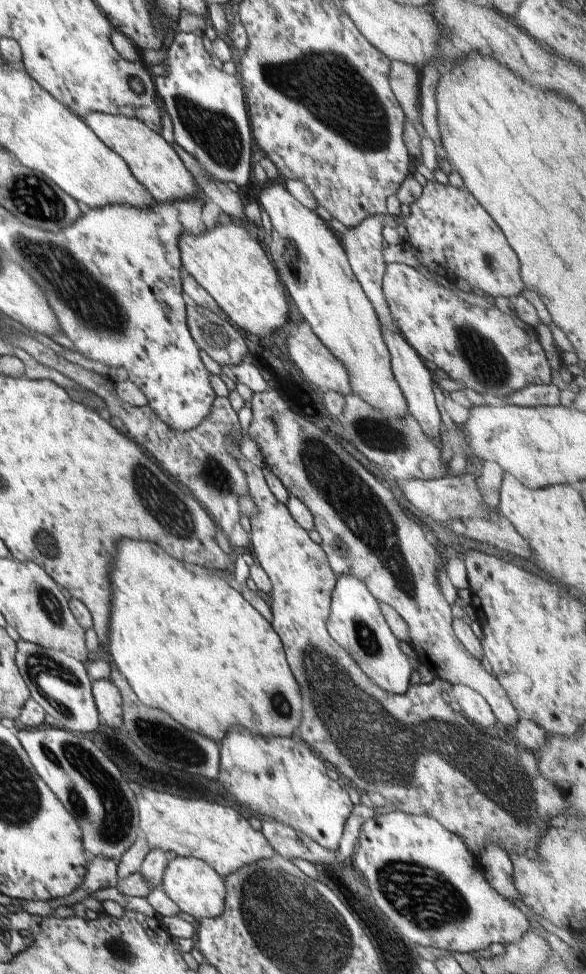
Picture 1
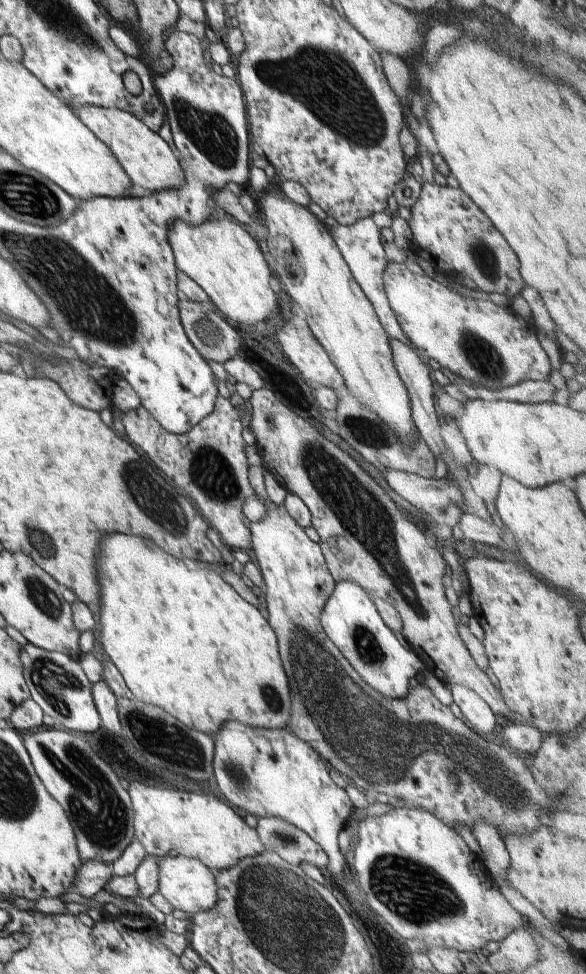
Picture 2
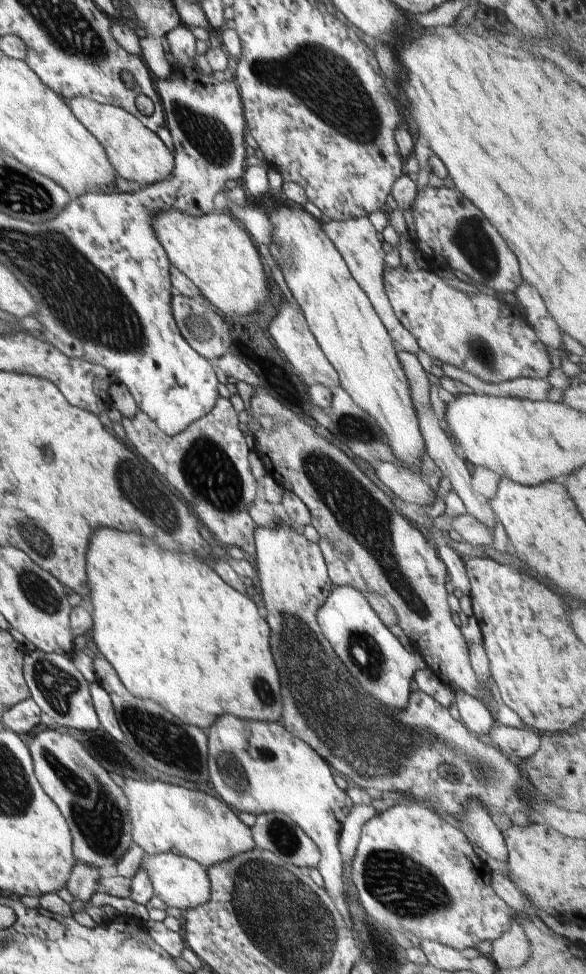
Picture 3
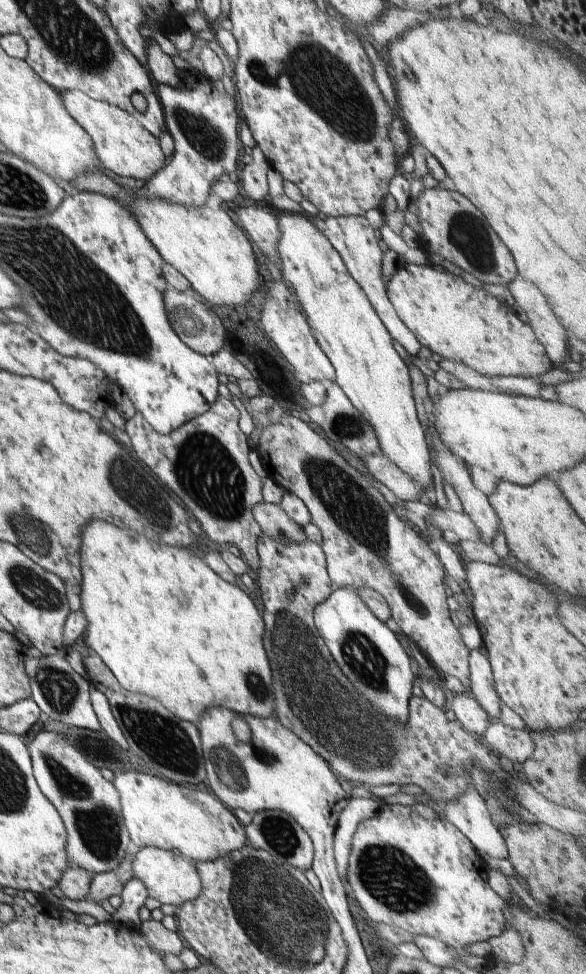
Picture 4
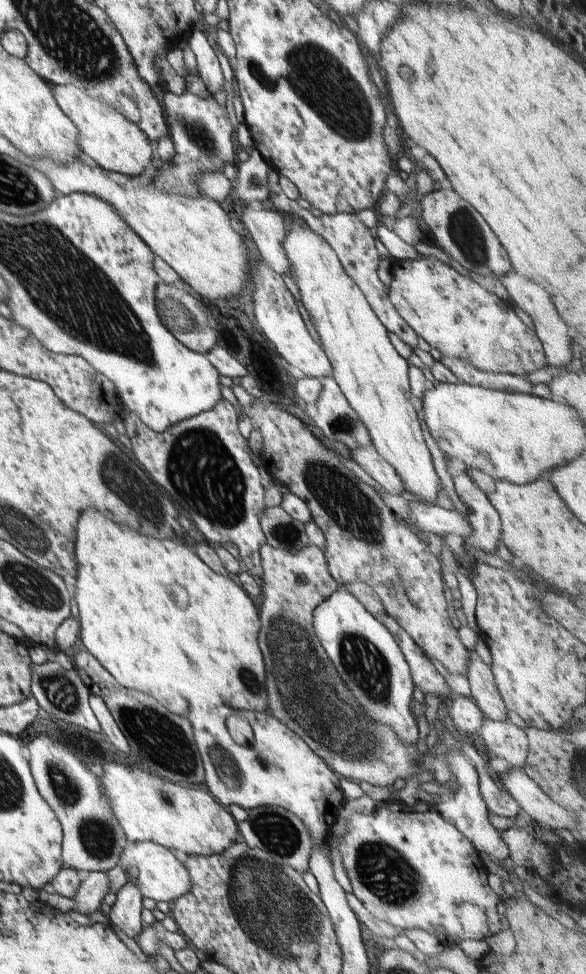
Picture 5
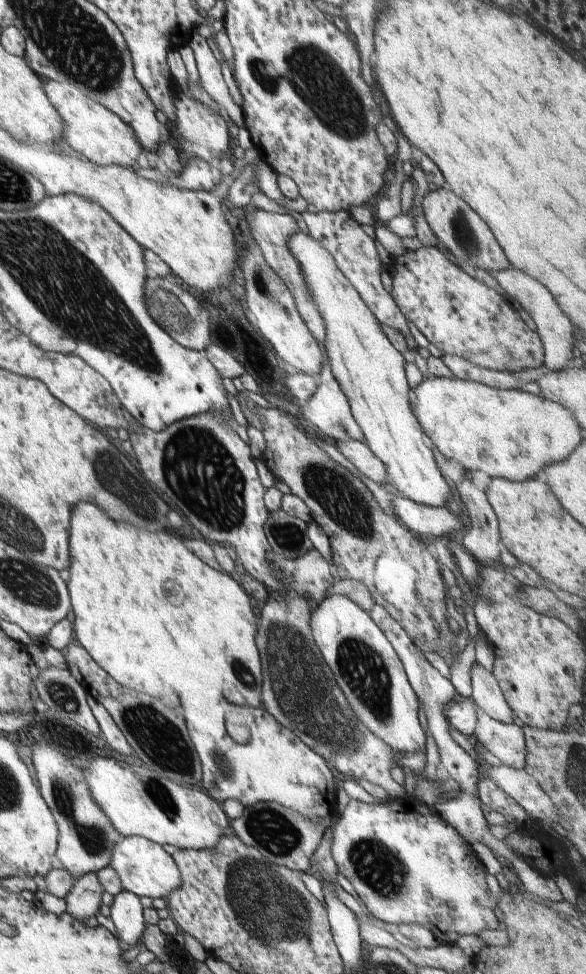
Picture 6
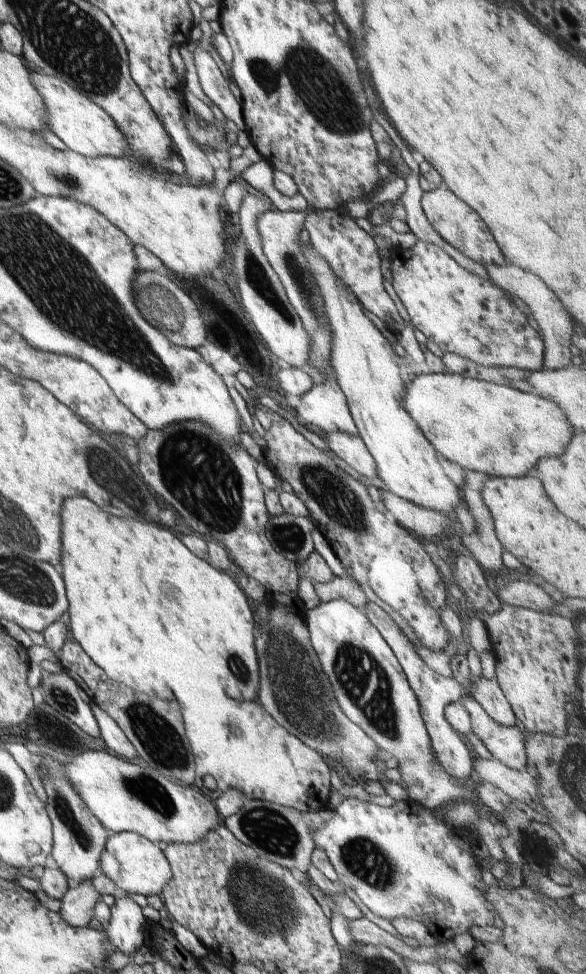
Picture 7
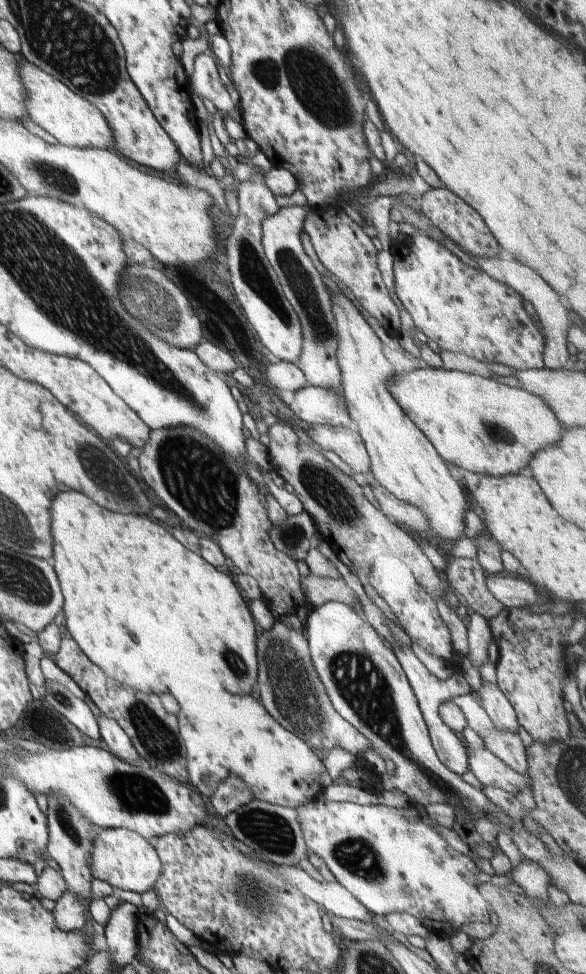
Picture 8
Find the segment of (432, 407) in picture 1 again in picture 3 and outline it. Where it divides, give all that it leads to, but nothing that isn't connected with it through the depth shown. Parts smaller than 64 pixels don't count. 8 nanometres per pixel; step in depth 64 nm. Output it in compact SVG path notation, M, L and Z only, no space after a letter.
M398 350L396 354L398 354L398 360L400 360L400 364L402 364L402 370L406 373L406 378L408 378L408 384L410 385L410 392L412 395L412 404L414 404L414 410L416 410L418 426L420 426L420 432L422 432L422 438L424 438L425 449L428 451L428 456L434 460L437 468L439 468L440 472L444 475L444 478L450 480L452 488L464 503L466 512L474 516L476 520L480 520L488 530L493 530L497 516L494 514L489 500L486 500L482 494L478 494L478 492L474 490L474 487L472 486L472 477L465 460L460 459L456 455L456 452L452 449L450 438L446 436L434 414L432 404L430 403L431 383L430 380L428 380L427 372L422 368L422 365L420 365L417 354L412 354L412 352L406 350Z

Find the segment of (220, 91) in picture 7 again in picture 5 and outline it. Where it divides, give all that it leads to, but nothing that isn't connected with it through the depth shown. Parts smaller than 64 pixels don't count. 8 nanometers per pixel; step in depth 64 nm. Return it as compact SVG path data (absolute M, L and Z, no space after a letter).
M195 29L188 39L188 45L197 60L198 75L206 85L208 92L216 94L224 88L224 76L216 52L206 39L203 31Z

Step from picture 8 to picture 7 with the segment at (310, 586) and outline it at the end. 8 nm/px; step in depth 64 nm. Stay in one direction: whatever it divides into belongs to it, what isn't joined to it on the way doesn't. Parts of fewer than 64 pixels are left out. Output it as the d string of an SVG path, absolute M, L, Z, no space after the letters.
M335 576L332 582L313 584L313 587L318 598L320 598L320 603L334 599L344 599L355 605L356 608L366 608L366 604L368 604L363 587L347 576Z

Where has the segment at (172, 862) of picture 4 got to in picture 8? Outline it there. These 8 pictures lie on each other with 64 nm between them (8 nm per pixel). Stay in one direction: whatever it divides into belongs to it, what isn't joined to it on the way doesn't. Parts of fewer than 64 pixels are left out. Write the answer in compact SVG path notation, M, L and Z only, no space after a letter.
M123 828L98 829L94 838L94 848L90 856L90 870L93 878L104 880L110 886L131 890L132 892L146 892L155 890L158 884L158 876L162 874L162 860L146 838L133 830Z

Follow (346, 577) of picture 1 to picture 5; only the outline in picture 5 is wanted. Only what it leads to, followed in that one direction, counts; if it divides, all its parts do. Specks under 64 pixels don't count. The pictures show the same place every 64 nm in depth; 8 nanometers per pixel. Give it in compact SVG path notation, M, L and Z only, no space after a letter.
M338 588L315 606L313 628L320 640L320 648L326 650L336 672L350 688L360 708L368 714L369 720L390 726L400 742L416 744L420 732L412 714L415 684L408 660L390 630L344 588Z

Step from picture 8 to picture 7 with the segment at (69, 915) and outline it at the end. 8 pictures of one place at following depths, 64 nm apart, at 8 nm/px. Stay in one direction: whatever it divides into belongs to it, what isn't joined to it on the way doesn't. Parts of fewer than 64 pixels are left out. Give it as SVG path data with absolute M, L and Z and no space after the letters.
M92 880L75 884L69 883L69 889L60 899L60 916L66 924L76 927L87 926L94 918L94 906L100 900L101 894L94 888Z

